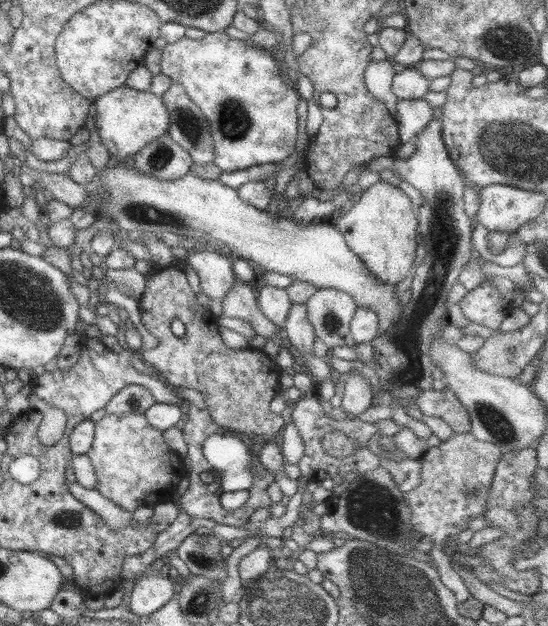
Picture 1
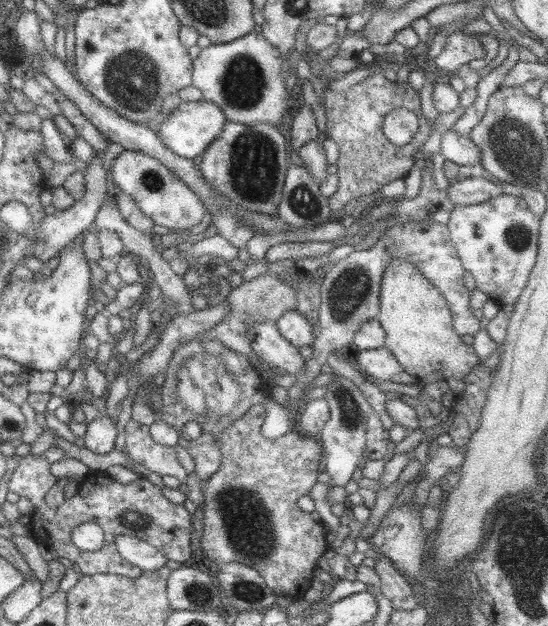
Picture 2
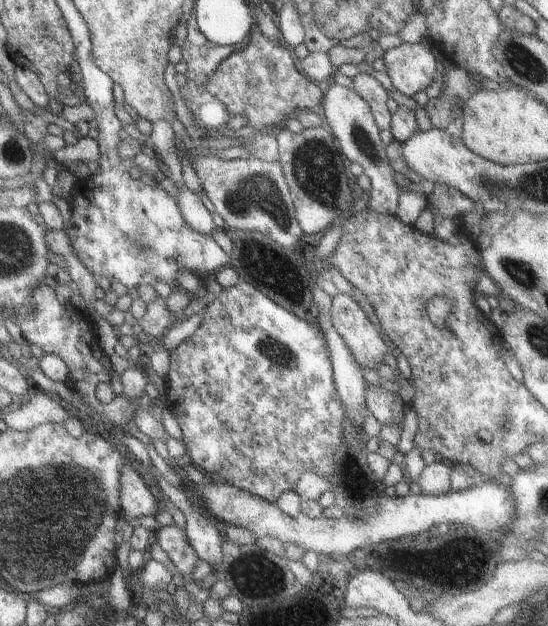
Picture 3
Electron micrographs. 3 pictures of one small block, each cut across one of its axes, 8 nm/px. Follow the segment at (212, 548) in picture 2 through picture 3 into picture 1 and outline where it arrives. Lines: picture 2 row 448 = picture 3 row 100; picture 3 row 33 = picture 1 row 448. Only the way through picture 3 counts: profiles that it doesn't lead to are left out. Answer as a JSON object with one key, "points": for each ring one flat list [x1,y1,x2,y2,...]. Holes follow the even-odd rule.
{"points":[[170,267,156,269,151,273,149,280,145,281,143,293,137,302,143,328,157,340,157,345,154,348,150,350,139,348,137,350,136,356,140,358,143,364,153,366,155,372,159,372,165,378,165,383,170,388,180,387,199,392,203,397,205,410,210,420,215,425,223,427,223,430,242,437,249,446,252,441,251,437,261,437,264,441,261,445,250,447,252,456,256,456,264,444,278,441,279,433,285,424,284,415,272,414,268,408,269,401,277,395,280,389,278,367,261,349,248,347,231,350,221,342,216,317,211,314,211,311,197,303,195,293,187,285,184,272],[171,320,180,320,183,323,184,334,180,338,174,336,169,330]]}

